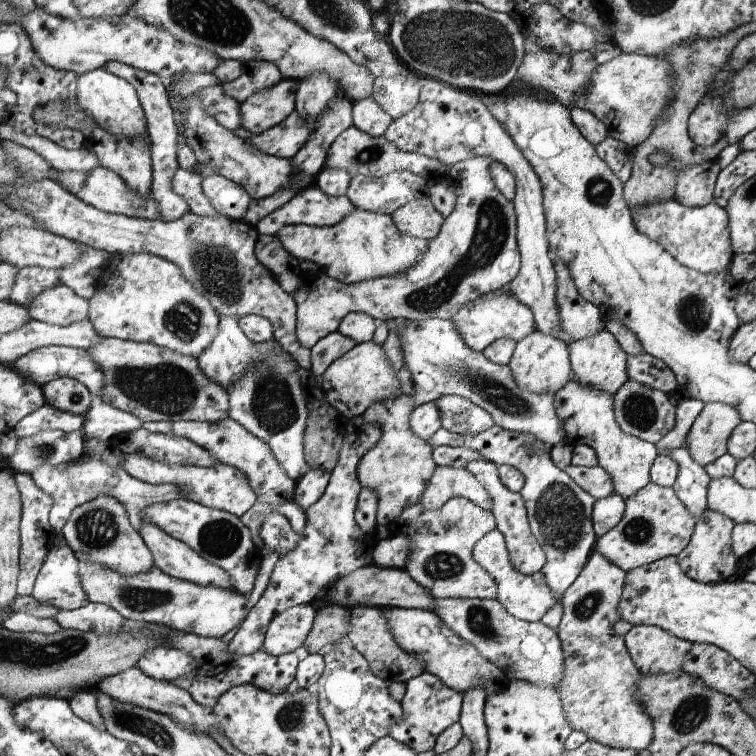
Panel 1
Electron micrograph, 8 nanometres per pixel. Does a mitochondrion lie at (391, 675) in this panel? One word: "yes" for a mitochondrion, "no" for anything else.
no

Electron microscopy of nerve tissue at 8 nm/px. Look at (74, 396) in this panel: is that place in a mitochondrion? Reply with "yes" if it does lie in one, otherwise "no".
yes

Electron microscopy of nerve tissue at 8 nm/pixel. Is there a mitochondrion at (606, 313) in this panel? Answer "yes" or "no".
no

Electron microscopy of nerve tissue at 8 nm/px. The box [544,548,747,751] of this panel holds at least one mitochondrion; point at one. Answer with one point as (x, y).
(688, 715)

